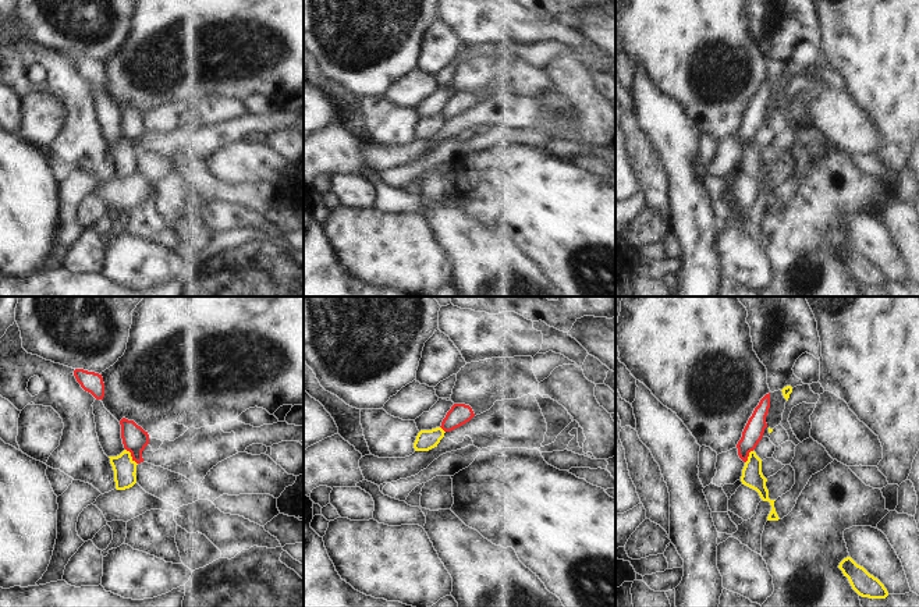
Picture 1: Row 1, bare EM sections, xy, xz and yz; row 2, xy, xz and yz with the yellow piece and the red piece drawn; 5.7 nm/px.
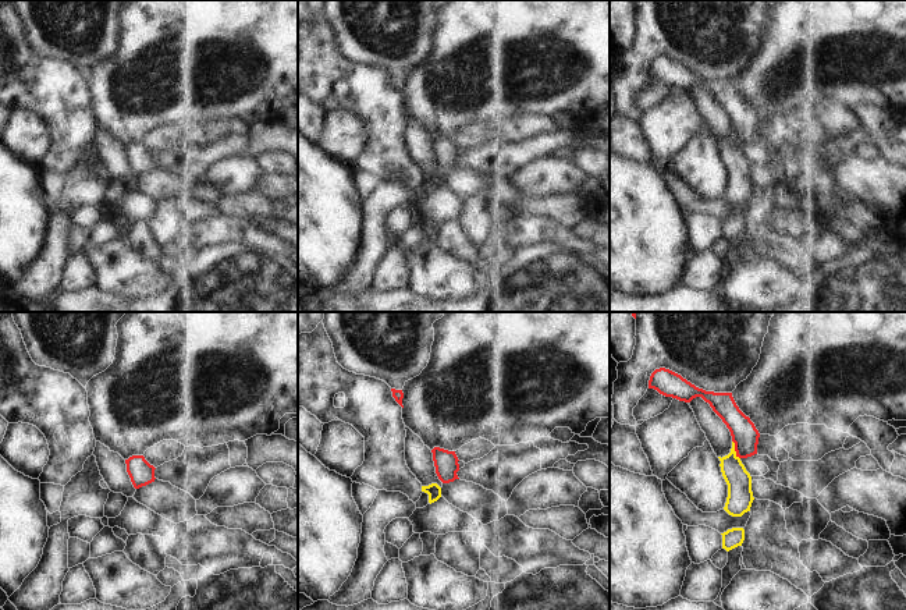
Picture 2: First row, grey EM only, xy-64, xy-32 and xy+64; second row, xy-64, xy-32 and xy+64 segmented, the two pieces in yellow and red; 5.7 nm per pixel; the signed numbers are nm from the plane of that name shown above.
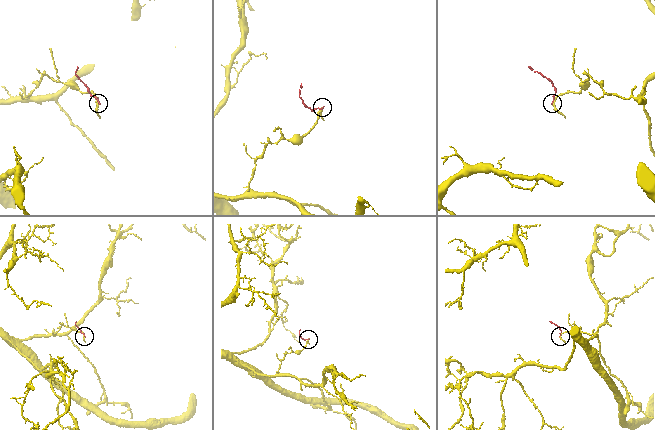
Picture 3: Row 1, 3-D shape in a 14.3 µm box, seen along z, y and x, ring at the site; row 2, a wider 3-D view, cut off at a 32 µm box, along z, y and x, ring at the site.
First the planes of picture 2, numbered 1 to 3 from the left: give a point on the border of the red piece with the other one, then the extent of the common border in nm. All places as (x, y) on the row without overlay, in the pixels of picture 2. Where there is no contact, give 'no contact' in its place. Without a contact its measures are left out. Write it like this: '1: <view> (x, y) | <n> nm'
1: no contact
2: no contact
3: xy+64 (734, 138) | 120 nm

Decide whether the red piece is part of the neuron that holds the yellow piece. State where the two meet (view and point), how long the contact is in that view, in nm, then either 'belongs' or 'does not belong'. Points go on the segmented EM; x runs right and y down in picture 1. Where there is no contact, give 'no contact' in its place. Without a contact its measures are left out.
xy (131, 457) | 120 nm | does not belong

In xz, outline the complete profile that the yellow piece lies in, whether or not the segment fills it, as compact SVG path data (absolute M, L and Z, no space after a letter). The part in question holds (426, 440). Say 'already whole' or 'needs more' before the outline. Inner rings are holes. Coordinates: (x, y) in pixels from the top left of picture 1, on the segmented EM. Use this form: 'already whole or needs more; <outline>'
already whole; M436 427L432 430L421 430L414 443L415 451L429 451L440 443L444 437L444 430L441 427Z

